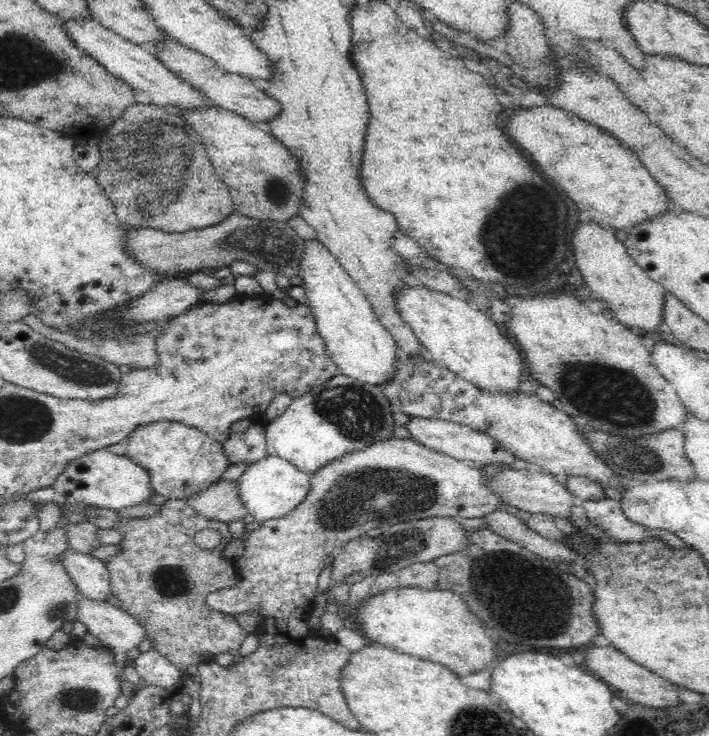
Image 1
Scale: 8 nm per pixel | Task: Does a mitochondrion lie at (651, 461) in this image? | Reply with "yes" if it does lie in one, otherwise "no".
yes

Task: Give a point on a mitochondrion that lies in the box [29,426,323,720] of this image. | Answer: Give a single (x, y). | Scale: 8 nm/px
(79, 700)

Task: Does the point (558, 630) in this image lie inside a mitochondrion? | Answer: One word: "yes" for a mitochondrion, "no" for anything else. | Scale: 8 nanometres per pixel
yes

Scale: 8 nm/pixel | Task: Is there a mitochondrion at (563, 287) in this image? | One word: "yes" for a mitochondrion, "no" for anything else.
no

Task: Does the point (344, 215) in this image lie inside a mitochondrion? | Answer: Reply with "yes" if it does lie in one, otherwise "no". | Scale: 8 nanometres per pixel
no

